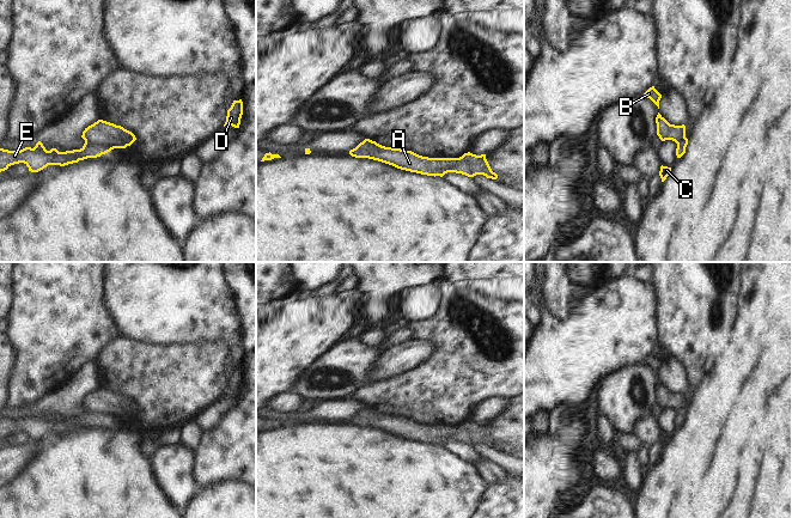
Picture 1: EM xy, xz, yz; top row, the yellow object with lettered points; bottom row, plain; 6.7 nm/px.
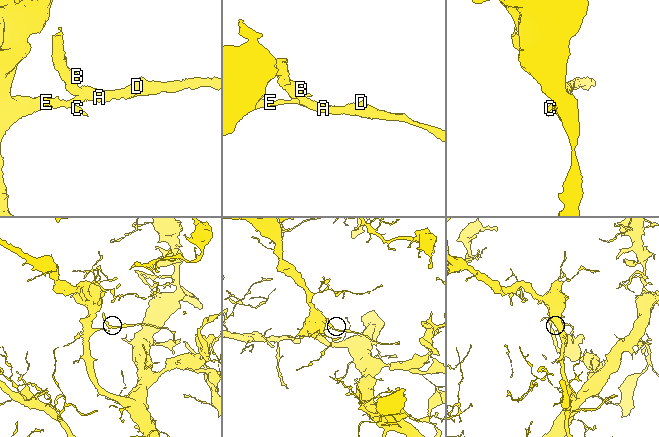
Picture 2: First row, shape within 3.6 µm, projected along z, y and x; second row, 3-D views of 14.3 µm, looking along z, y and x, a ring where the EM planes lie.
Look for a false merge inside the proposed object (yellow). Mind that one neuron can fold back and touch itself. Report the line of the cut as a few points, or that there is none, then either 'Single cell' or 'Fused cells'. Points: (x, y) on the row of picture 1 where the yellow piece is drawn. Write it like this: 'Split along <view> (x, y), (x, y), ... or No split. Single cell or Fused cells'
Split along xy (85, 140), (95, 144), (103, 153). Fused cells.

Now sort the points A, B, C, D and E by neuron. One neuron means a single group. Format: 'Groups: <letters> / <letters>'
Groups: A B D / C E.

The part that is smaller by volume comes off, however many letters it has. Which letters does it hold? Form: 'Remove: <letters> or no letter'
Remove: A, B, D.

